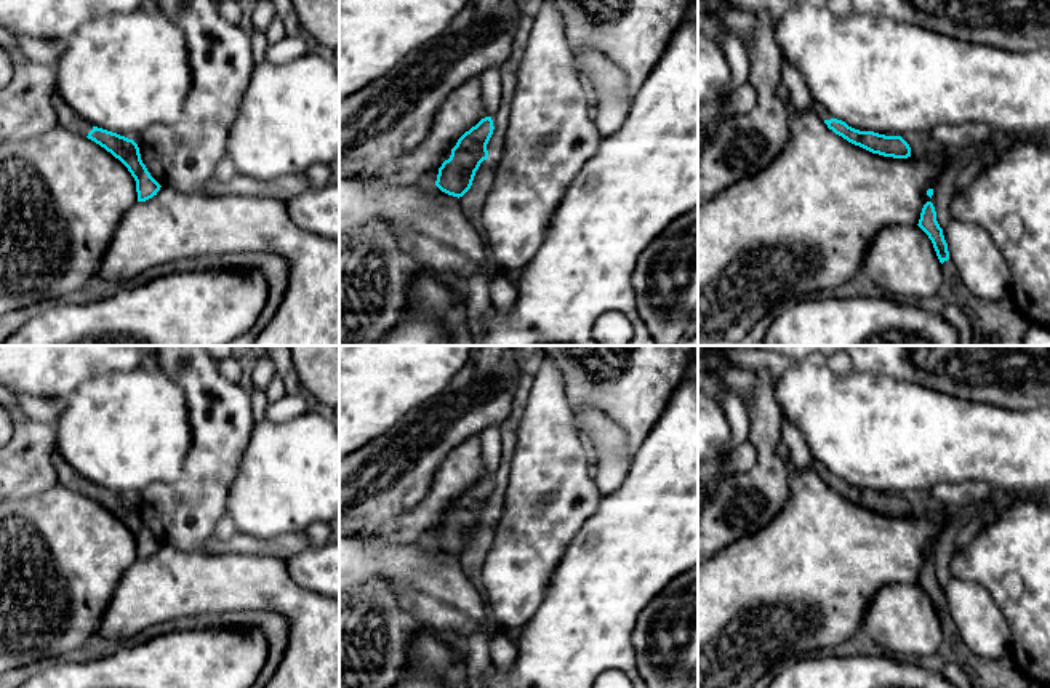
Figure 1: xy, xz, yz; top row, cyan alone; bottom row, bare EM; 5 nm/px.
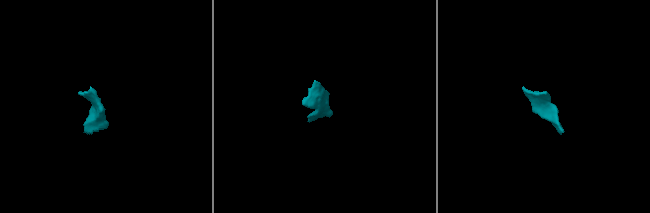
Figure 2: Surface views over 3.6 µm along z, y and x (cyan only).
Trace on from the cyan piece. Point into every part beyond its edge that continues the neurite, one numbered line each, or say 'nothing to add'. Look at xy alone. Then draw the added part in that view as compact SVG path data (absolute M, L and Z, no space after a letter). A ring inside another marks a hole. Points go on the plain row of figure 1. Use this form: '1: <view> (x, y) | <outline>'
1: xy (68, 477) | M56 450L51 459L58 474L59 485L74 491L80 491L86 496L88 491L93 488L93 483L85 480L80 474L77 474Z

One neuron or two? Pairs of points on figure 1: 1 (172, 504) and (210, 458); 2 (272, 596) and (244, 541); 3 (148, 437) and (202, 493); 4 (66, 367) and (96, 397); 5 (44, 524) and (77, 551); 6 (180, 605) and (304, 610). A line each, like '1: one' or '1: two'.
1: one
2: two
3: two
4: two
5: one
6: one

